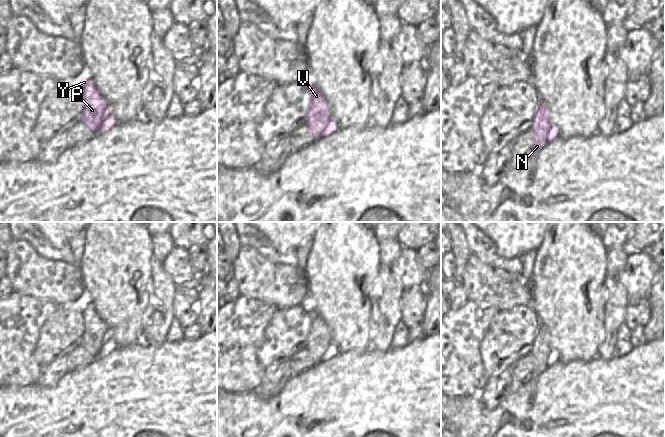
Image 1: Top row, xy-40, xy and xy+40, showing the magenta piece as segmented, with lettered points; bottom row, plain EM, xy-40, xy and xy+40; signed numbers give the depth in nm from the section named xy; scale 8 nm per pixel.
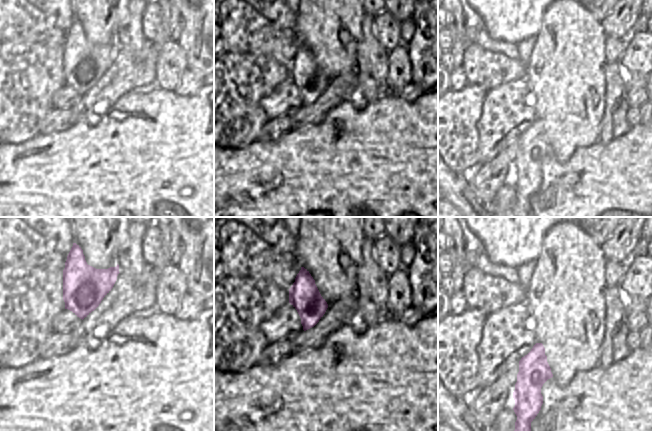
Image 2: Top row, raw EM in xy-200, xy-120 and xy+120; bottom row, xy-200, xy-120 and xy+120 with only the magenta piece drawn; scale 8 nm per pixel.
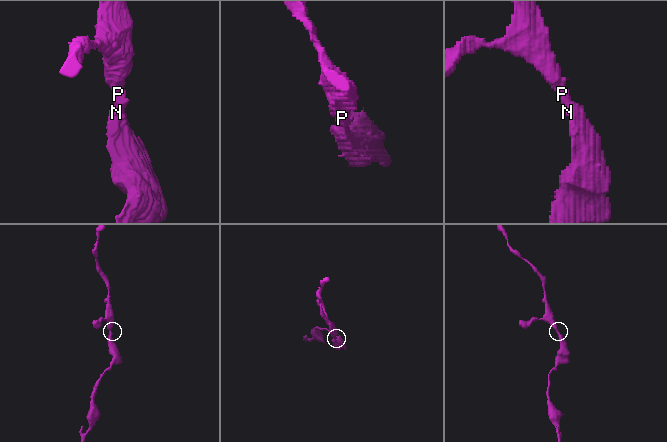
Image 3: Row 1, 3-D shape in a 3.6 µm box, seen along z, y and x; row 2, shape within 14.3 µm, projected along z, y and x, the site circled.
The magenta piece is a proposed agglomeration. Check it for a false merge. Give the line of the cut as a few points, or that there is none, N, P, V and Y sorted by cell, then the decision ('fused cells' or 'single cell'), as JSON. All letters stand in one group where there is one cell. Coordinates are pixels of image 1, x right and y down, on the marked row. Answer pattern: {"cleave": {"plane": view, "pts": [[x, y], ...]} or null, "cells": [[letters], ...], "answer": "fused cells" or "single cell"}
{"cleave": null, "cells": [["N", "P", "V", "Y"]], "answer": "single cell"}

